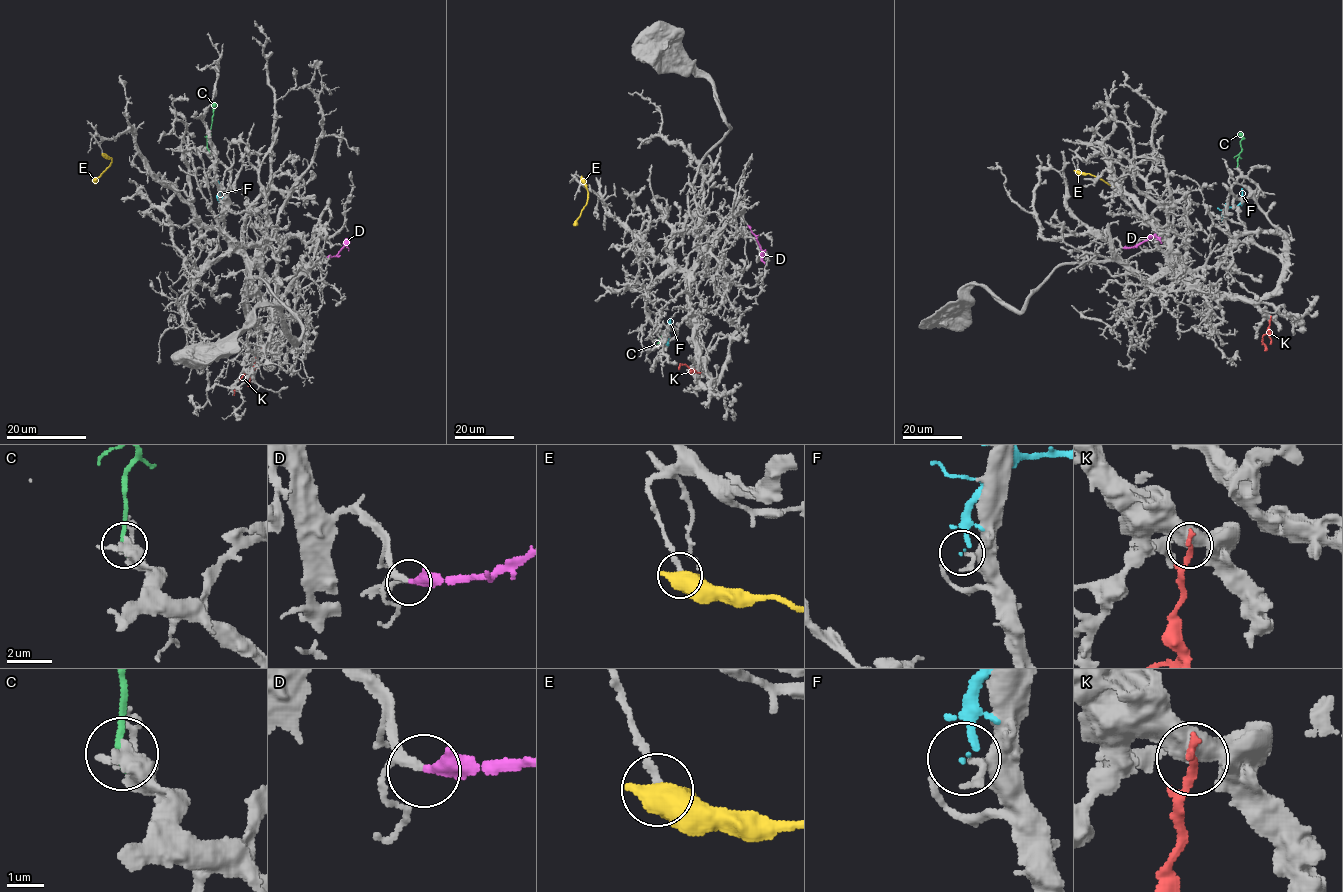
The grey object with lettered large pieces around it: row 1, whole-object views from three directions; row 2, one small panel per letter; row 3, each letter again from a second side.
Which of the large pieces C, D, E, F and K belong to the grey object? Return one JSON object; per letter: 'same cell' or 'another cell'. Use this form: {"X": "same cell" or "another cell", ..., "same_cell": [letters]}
{"C": "another cell", "D": "same cell", "E": "another cell", "F": "another cell", "K": "another cell", "same_cell": ["D"]}

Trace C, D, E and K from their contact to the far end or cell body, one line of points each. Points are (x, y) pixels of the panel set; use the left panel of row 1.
C: (208, 150), (207, 137), (215, 103)
D: (325, 257), (334, 256), (344, 242), (348, 250)
E: (102, 153), (111, 161), (94, 183)
K: (259, 351), (251, 370), (236, 383), (233, 394)

